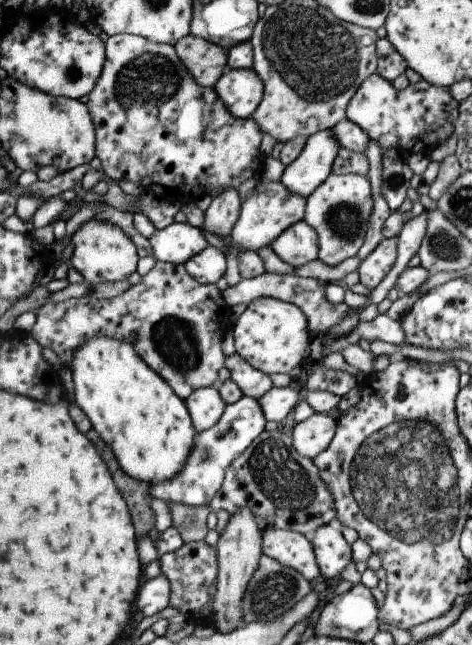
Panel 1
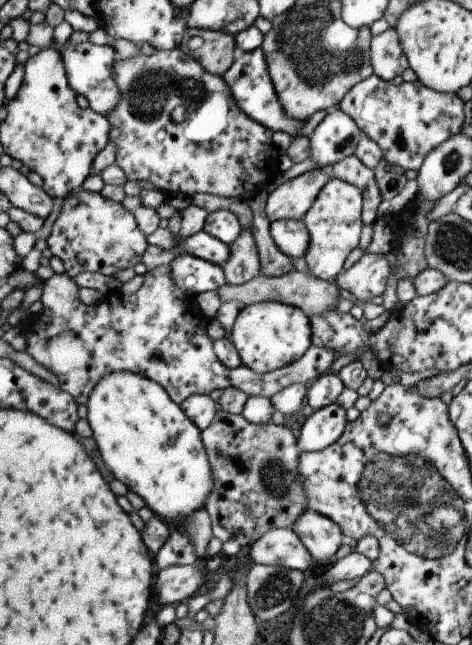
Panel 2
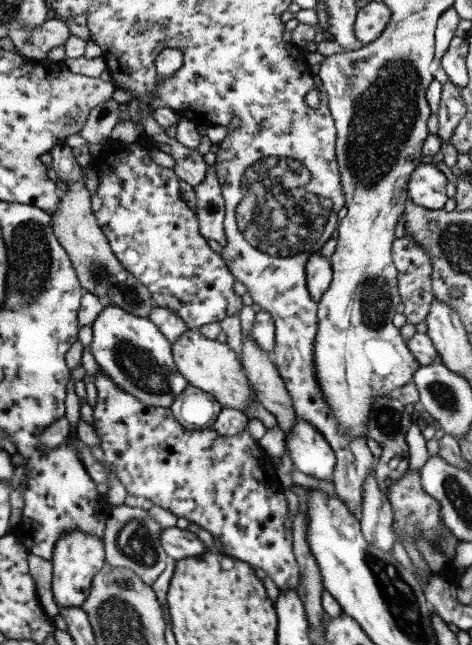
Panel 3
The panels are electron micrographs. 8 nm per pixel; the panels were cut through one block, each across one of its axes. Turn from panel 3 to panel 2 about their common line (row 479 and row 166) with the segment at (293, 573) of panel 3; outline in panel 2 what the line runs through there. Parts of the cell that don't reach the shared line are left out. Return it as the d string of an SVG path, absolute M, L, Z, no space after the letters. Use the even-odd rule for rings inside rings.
M179 49L157 50L157 52L149 54L149 56L139 53L137 56L125 58L125 60L119 58L118 54L115 53L111 76L113 76L113 82L117 84L117 88L119 88L119 102L117 102L117 106L113 108L113 112L109 112L109 114L104 117L110 126L109 141L113 142L115 148L117 148L117 150L115 150L114 164L123 170L126 180L133 180L133 182L147 180L147 182L151 182L154 188L163 195L165 192L169 192L169 194L193 196L196 192L207 192L207 194L215 194L215 196L223 198L235 197L250 200L261 188L267 185L269 180L278 174L280 151L272 142L272 132L261 123L249 118L249 116L237 108L235 100L231 97L231 90L227 88L227 84L223 82L221 77L205 72L200 64L197 64L193 58L189 58L187 54L182 53Z

